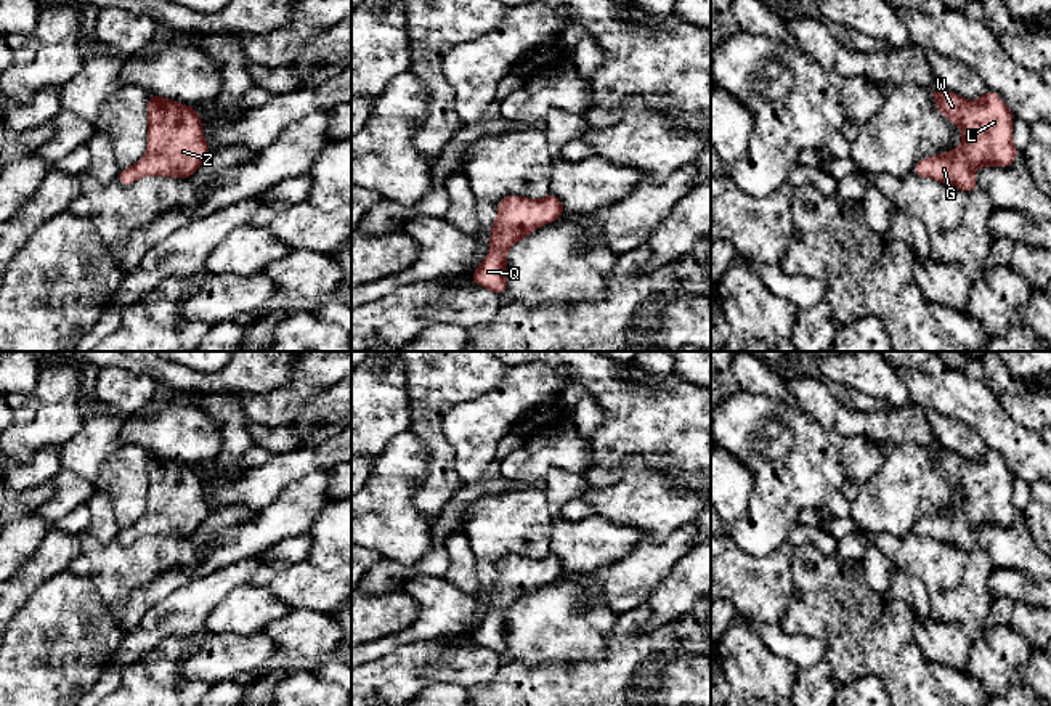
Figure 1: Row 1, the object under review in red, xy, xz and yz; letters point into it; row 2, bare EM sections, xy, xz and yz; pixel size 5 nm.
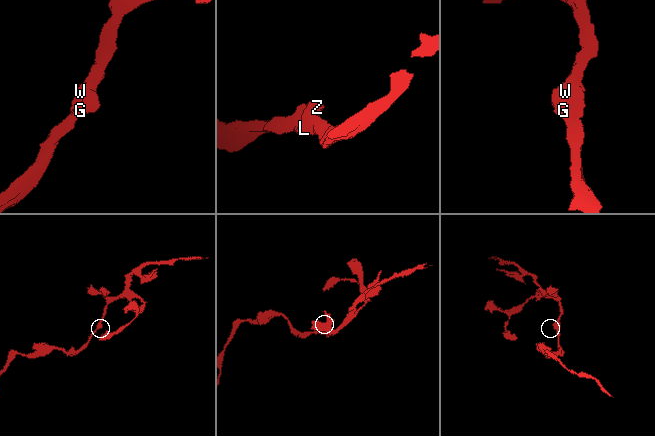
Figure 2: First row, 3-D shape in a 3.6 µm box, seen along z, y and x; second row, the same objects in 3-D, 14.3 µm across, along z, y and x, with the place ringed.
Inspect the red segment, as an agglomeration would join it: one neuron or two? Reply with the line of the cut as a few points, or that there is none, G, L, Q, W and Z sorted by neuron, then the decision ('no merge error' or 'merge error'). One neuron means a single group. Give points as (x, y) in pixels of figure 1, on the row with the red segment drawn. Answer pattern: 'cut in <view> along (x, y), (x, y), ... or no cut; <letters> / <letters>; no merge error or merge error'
no cut; G L Q W Z; no merge error

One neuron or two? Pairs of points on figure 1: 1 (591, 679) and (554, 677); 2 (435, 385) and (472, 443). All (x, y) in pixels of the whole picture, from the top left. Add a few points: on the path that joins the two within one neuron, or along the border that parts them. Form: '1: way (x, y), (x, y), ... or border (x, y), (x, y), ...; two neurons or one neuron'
1: way (581, 679), (564, 679); one neuron
2: border (485, 392), (446, 414), (443, 435), (451, 446); two neurons

